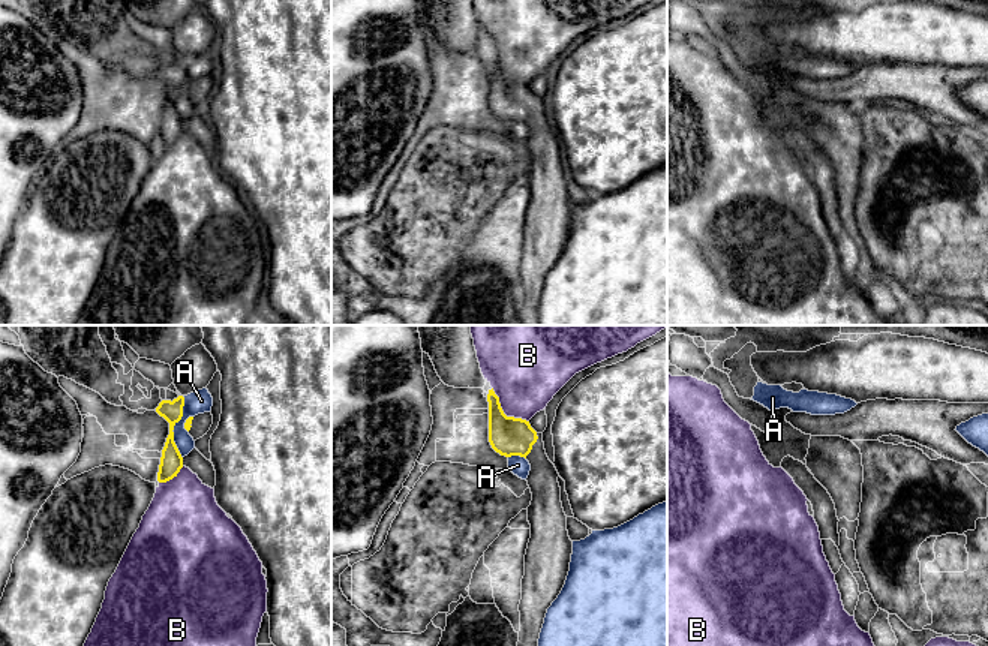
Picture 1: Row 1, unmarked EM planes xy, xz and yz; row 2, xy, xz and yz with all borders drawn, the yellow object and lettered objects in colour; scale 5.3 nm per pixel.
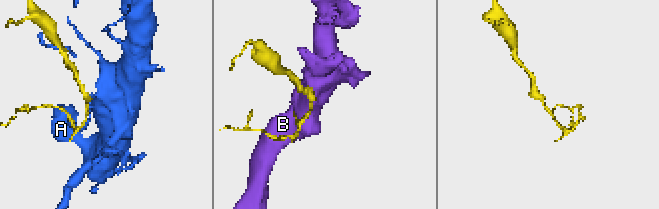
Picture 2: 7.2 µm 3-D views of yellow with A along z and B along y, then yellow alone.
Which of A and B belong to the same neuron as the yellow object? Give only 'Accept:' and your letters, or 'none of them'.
Accept: none of them

